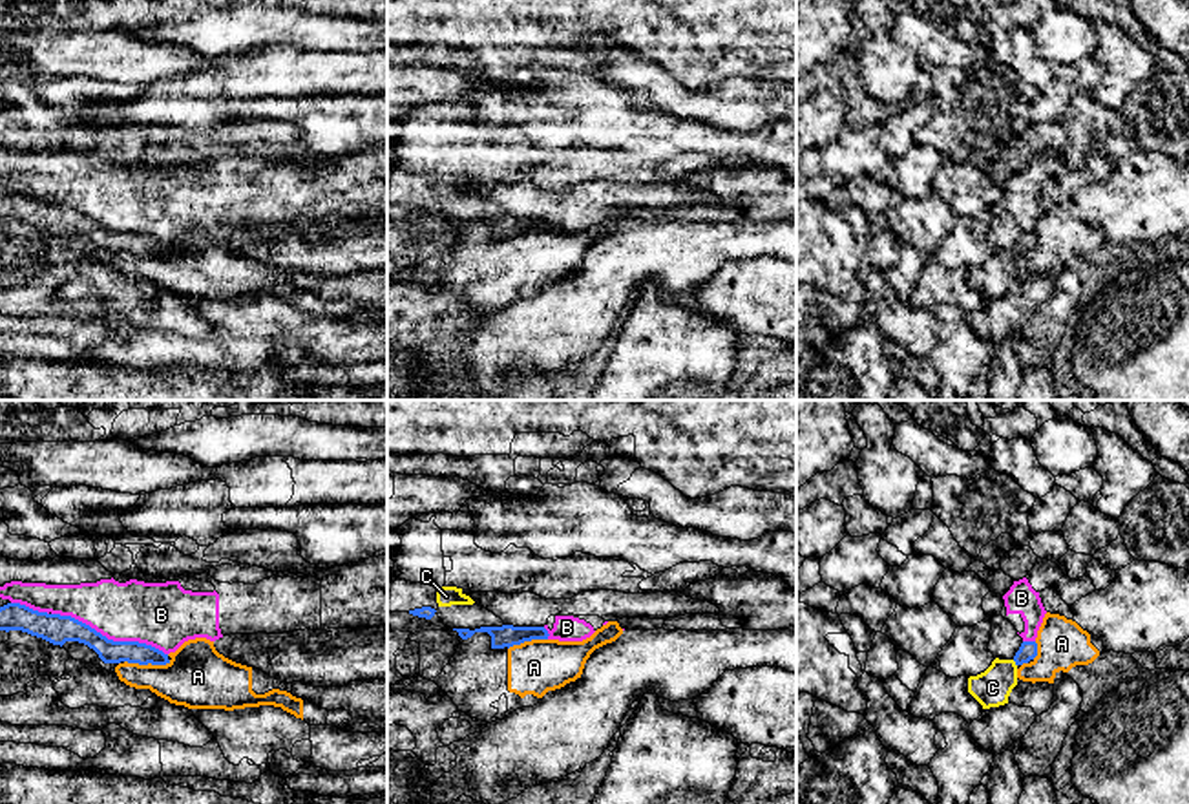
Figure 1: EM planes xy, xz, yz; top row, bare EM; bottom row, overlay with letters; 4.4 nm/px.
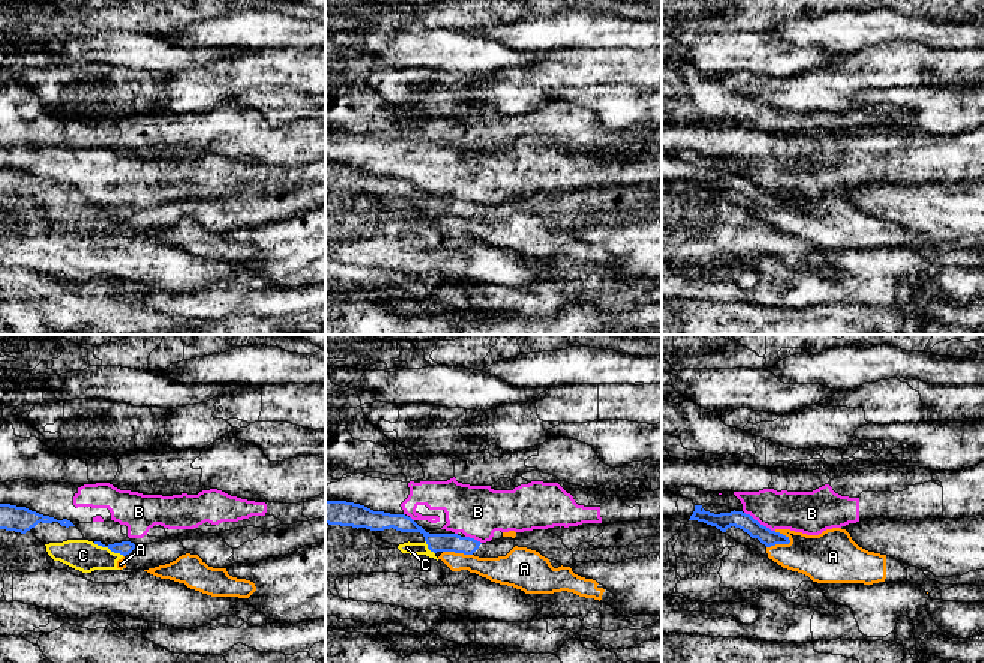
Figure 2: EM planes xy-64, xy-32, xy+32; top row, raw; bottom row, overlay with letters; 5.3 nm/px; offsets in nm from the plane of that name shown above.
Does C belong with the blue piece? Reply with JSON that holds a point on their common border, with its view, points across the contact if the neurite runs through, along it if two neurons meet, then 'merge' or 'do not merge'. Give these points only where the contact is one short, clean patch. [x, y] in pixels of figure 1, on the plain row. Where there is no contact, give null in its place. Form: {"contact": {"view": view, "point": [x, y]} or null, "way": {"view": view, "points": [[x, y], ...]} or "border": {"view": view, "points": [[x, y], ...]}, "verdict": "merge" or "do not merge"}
{"contact": {"view": "yz", "point": [1016, 254]}, "way": {"view": "yz", "points": [[1029, 240], [1016, 254], [992, 278]]}, "verdict": "merge"}

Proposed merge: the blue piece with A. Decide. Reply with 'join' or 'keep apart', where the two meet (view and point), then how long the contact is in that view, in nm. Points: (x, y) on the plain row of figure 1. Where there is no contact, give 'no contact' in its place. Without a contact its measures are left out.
keep apart | xy (148, 253) | 200 nm

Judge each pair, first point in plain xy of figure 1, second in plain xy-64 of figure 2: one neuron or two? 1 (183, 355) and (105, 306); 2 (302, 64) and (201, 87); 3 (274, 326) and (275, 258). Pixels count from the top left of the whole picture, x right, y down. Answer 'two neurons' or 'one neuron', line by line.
1: two neurons
2: one neuron
3: two neurons

